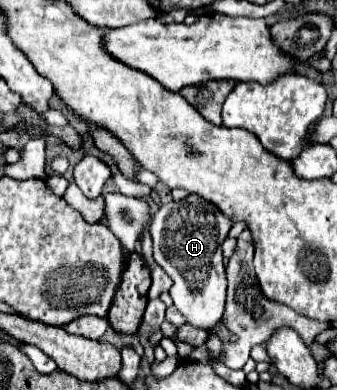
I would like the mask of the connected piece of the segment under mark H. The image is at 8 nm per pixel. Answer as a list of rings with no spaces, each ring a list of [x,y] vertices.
[[[189,194],[179,202],[163,204],[151,220],[153,260],[171,276],[171,298],[175,308],[187,316],[189,324],[213,330],[225,312],[225,264],[221,244],[227,238],[233,222],[217,206],[197,194]]]

